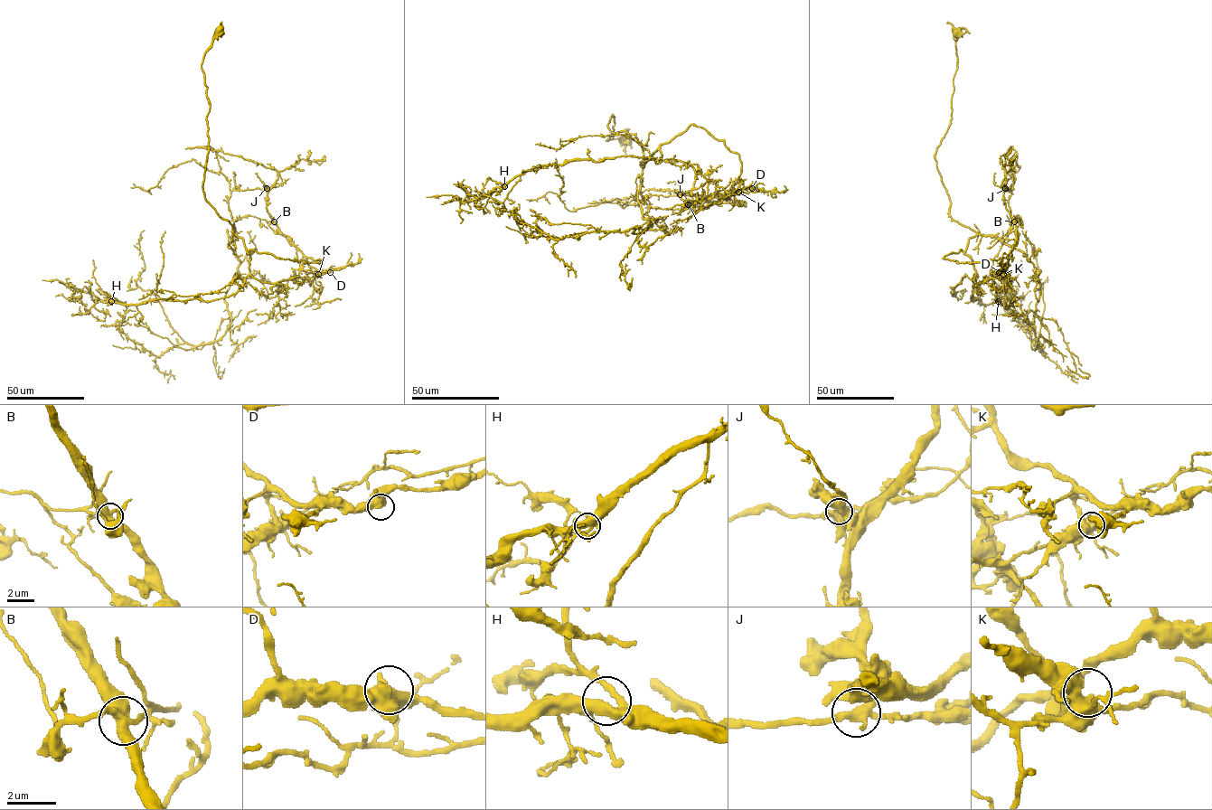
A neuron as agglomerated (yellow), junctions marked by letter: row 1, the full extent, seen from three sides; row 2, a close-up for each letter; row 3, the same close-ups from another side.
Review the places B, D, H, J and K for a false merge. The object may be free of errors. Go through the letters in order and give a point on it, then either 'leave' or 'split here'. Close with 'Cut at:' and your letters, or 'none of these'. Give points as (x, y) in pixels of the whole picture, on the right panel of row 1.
B: place (1014, 221); leave
D: place (999, 272); leave
H: place (998, 301); leave
J: place (1005, 188); leave
K: place (1003, 274); leave
Cut at: none of these

